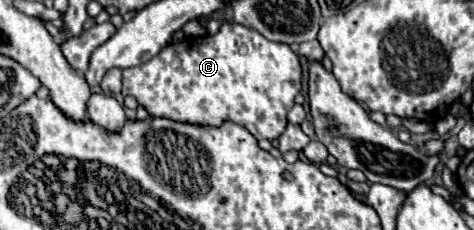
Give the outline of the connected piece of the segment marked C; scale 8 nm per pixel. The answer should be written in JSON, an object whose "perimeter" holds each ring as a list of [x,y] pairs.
{"perimeter":[[[224,22],[216,34],[206,34],[200,38],[184,38],[180,42],[170,42],[160,50],[152,60],[140,66],[132,66],[124,70],[124,96],[134,96],[138,104],[142,104],[148,114],[164,116],[178,122],[192,124],[208,124],[220,126],[224,120],[232,120],[250,130],[256,140],[276,140],[288,120],[286,114],[294,106],[296,94],[302,90],[302,66],[298,54],[288,44],[278,44],[266,40],[252,28],[246,28],[236,22]]]}

